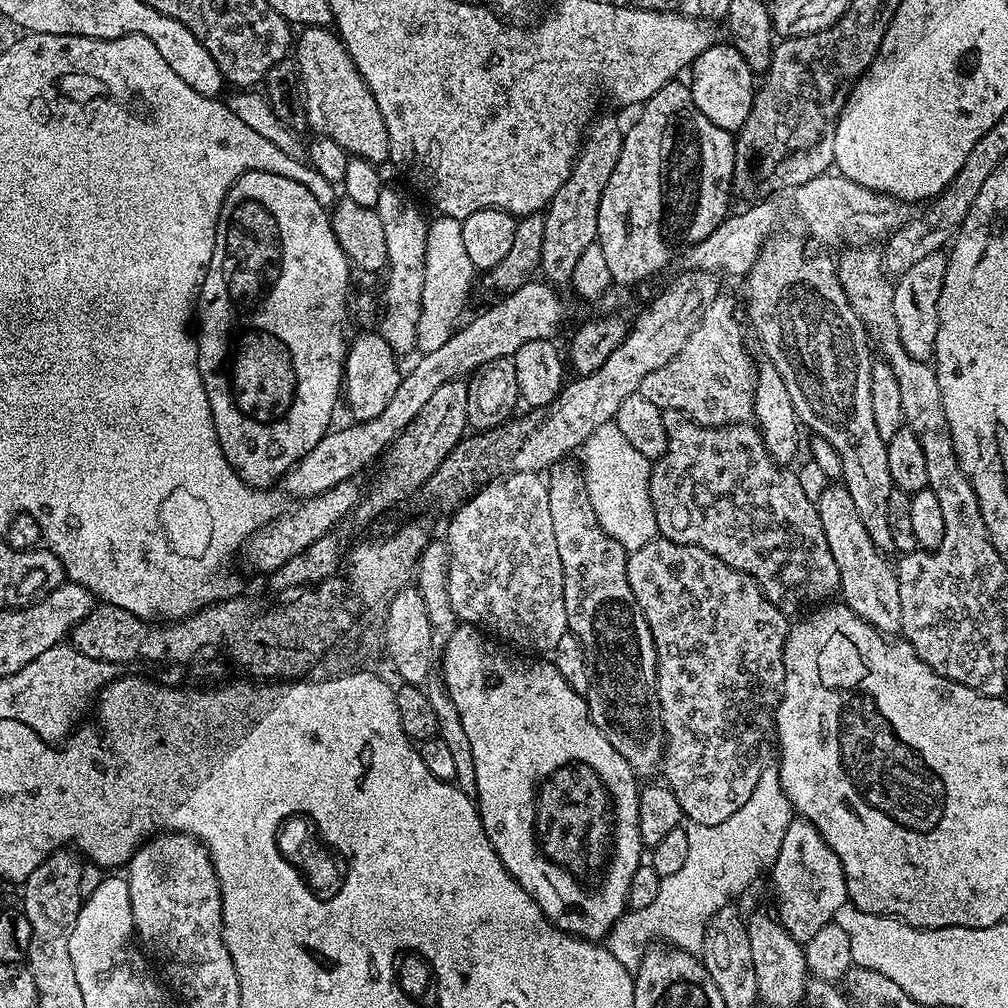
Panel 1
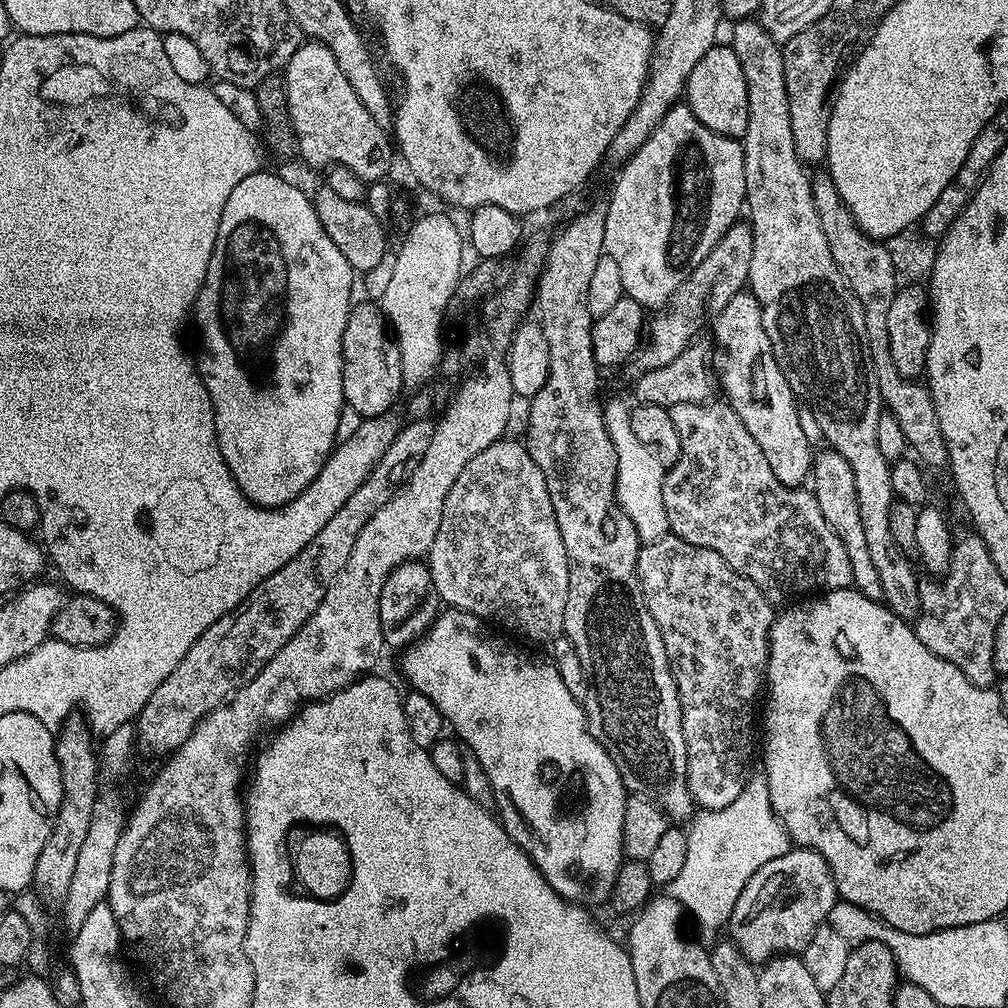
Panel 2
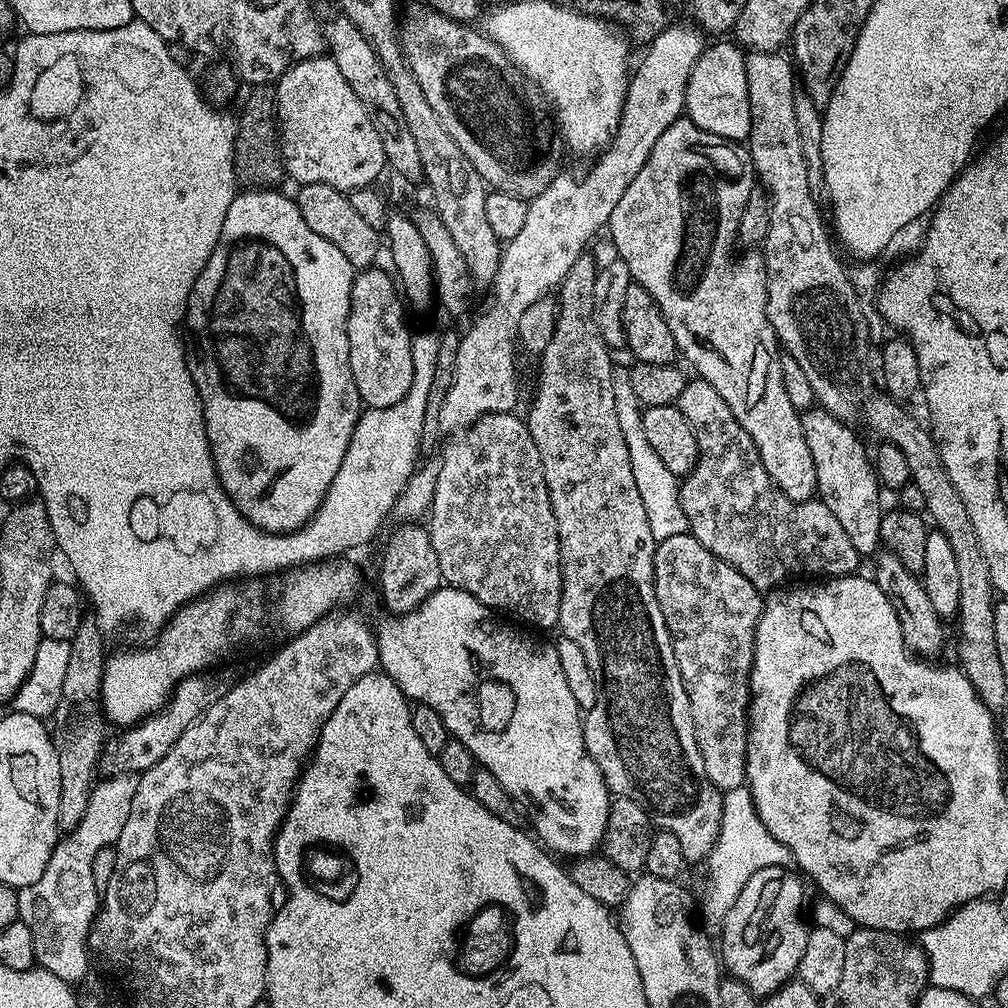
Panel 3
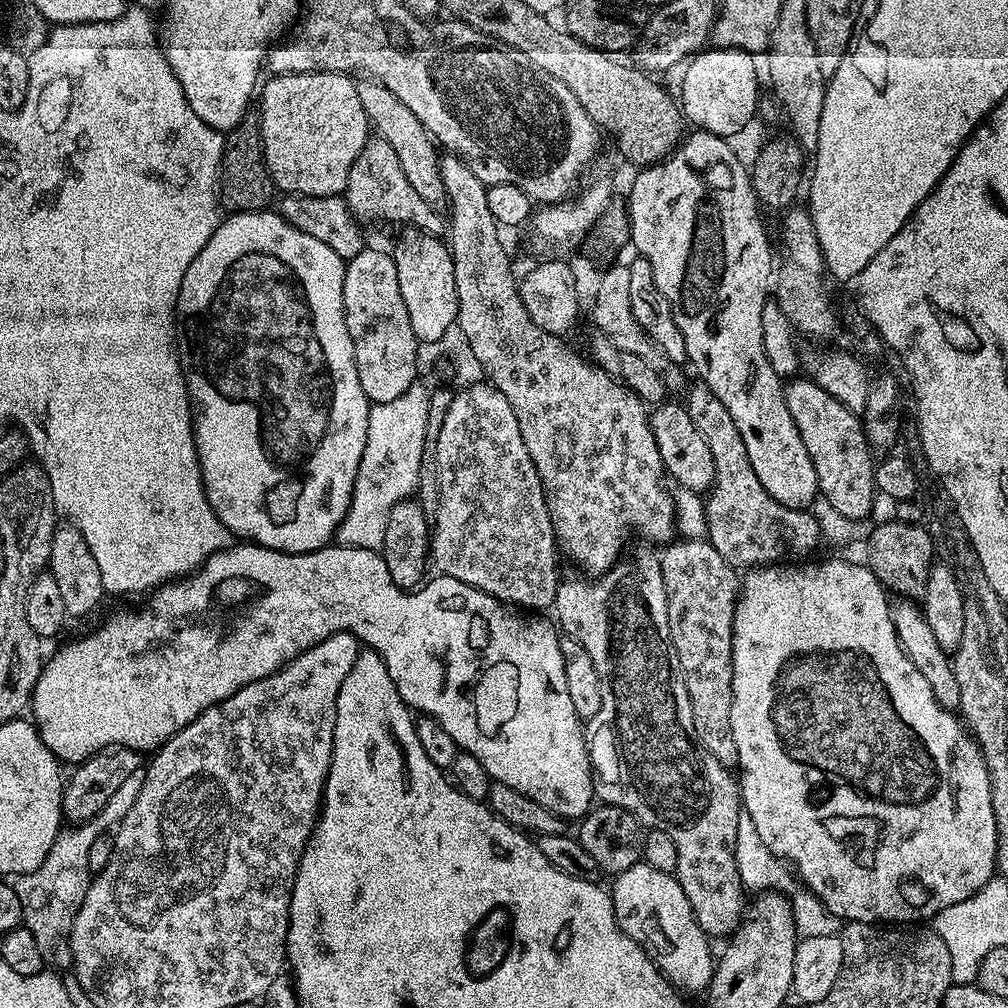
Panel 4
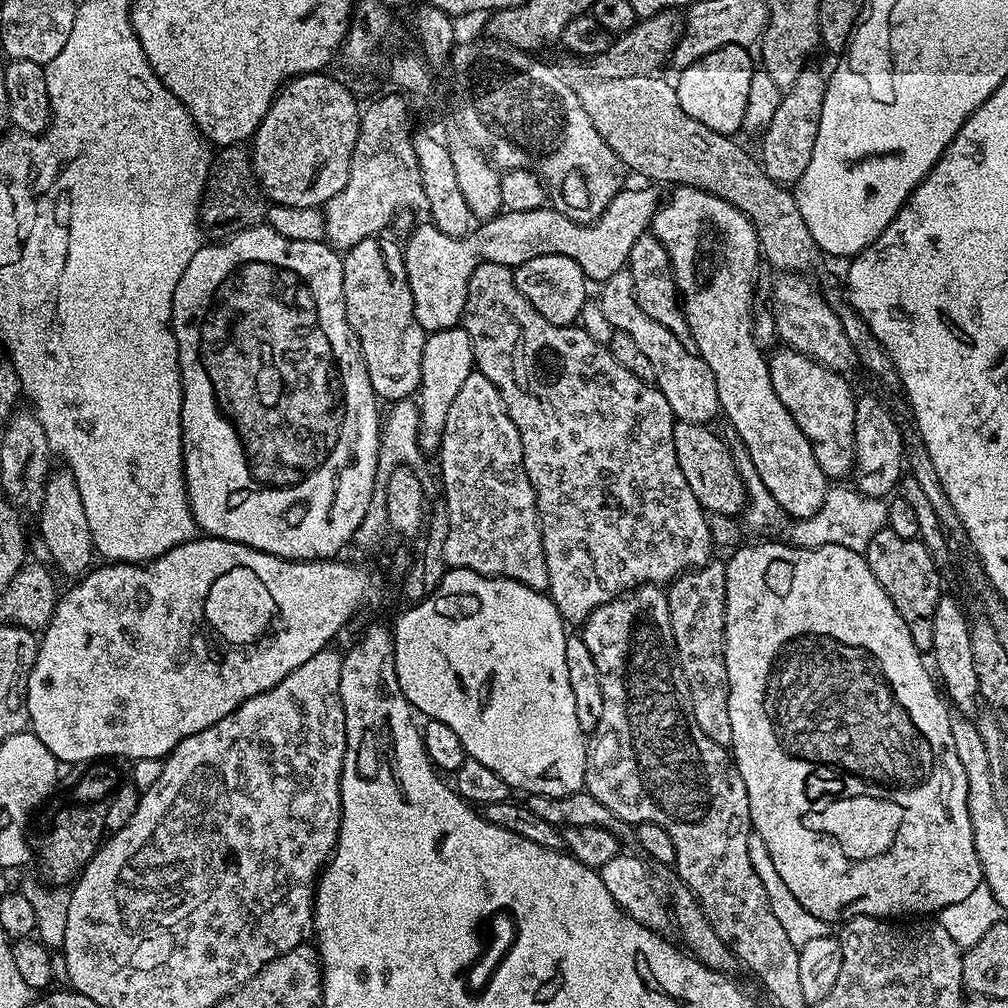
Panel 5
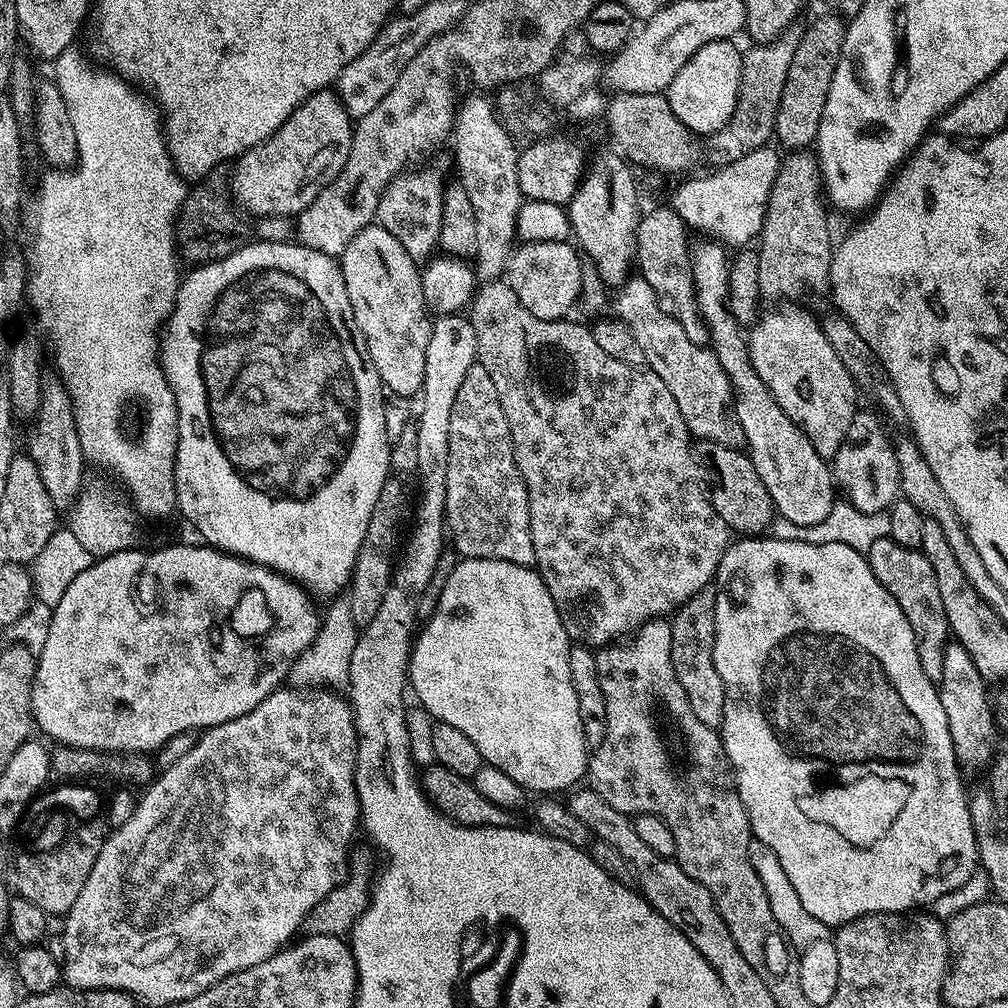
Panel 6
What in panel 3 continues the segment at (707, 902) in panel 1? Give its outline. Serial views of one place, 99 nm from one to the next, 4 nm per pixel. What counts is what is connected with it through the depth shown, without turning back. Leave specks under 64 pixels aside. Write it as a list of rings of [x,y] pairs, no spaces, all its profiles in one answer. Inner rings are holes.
[[[746,786],[735,788],[723,793],[723,797],[724,809],[720,819],[718,838],[712,843],[712,850],[708,853],[706,861],[706,867],[708,867],[708,904],[717,914],[728,912],[730,906],[734,906],[734,902],[738,902],[738,894],[742,894],[742,886],[746,886],[746,882],[750,882],[750,878],[754,878],[754,874],[758,870],[770,866],[786,868],[790,864],[788,848],[782,846],[782,842],[778,842],[778,838],[774,838],[774,834],[770,834],[770,830],[766,830],[766,826],[762,826],[762,818],[758,818],[756,813],[752,791]]]

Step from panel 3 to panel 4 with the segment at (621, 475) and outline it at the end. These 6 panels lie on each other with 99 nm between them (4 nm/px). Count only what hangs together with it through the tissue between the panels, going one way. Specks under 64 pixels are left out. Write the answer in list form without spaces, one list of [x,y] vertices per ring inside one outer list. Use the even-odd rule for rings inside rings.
[[[651,547],[640,548],[633,556],[625,555],[617,560],[611,570],[597,575],[587,584],[584,580],[564,580],[561,579],[556,585],[556,603],[554,605],[555,623],[559,631],[565,636],[572,636],[590,654],[590,659],[594,661],[594,666],[598,670],[598,682],[602,682],[602,707],[598,709],[598,714],[586,728],[586,743],[588,746],[588,759],[592,761],[594,773],[594,796],[600,804],[617,804],[619,808],[630,810],[634,818],[638,818],[645,829],[657,828],[666,830],[670,834],[670,839],[674,841],[674,847],[678,849],[678,866],[674,873],[677,882],[686,890],[686,899],[690,902],[690,910],[694,910],[694,918],[698,926],[710,938],[716,936],[731,937],[732,933],[740,927],[746,916],[746,900],[744,895],[746,889],[744,883],[740,881],[738,874],[738,862],[736,861],[736,839],[738,838],[738,818],[742,814],[742,801],[740,798],[740,786],[737,777],[702,742],[698,742],[696,731],[694,730],[694,718],[690,710],[690,698],[686,694],[686,682],[682,678],[682,670],[678,662],[678,654],[674,650],[674,642],[670,638],[670,622],[668,621],[668,607],[666,606],[666,590],[662,582],[662,570],[660,569],[659,555]]]

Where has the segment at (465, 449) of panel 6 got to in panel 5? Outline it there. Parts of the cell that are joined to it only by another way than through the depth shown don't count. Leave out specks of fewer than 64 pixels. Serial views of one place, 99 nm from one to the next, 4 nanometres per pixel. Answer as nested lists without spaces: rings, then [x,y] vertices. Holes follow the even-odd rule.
[[[473,370],[470,378],[466,378],[462,390],[458,390],[454,397],[450,414],[446,417],[446,430],[442,434],[438,459],[440,476],[444,479],[442,499],[448,507],[450,520],[450,534],[447,535],[445,546],[447,567],[465,568],[483,576],[501,576],[507,580],[522,582],[531,588],[547,589],[548,575],[542,550],[536,495],[526,474],[522,442],[499,390],[481,372]]]

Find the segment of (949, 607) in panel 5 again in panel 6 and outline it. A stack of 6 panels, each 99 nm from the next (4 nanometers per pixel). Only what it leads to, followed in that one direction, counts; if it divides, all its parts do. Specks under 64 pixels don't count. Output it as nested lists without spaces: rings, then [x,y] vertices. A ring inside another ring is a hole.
[[[949,642],[942,654],[942,678],[938,681],[938,691],[942,710],[946,710],[946,722],[950,726],[950,738],[954,742],[956,763],[964,770],[983,769],[997,751],[998,729],[988,688],[982,674],[978,674],[978,666],[974,666],[970,654],[966,654],[966,646]]]

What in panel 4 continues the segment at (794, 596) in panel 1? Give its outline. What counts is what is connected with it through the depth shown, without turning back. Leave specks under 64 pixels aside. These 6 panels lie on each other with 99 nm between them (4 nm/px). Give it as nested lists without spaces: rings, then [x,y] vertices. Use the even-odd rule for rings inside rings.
[[[703,382],[696,385],[688,392],[686,407],[690,418],[694,418],[694,426],[702,430],[706,438],[706,446],[710,446],[710,454],[714,454],[714,482],[706,493],[704,500],[704,513],[708,527],[707,540],[712,543],[714,550],[726,558],[726,562],[737,570],[751,570],[765,564],[779,564],[789,558],[800,558],[807,552],[815,550],[822,544],[820,521],[808,510],[782,506],[770,494],[766,494],[766,486],[758,482],[758,474],[754,474],[754,466],[750,466],[750,454],[746,454],[746,442],[742,442],[742,434],[738,434],[738,426],[734,426],[734,418],[730,418],[730,410],[722,406],[718,394],[710,390]]]

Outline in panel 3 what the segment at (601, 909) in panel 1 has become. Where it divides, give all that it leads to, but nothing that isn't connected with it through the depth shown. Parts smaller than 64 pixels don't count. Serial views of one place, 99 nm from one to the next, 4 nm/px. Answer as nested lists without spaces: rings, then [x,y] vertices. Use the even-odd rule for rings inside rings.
[[[441,586],[436,589],[434,594],[430,594],[430,598],[426,598],[426,602],[422,602],[412,612],[407,612],[405,616],[389,615],[388,620],[382,621],[378,626],[375,625],[376,645],[380,659],[379,667],[385,676],[389,676],[397,684],[409,701],[425,704],[430,706],[430,710],[436,711],[438,718],[442,718],[442,722],[446,722],[449,737],[462,742],[462,746],[466,746],[466,750],[470,750],[470,754],[474,754],[477,765],[490,770],[490,774],[494,774],[494,778],[498,778],[502,790],[506,790],[506,794],[510,794],[513,802],[520,805],[526,820],[532,823],[533,829],[531,828],[531,831],[534,833],[535,839],[549,853],[555,854],[557,857],[568,856],[567,858],[591,856],[601,847],[606,830],[606,818],[613,797],[602,778],[602,770],[598,770],[594,758],[584,745],[582,713],[578,702],[574,702],[574,694],[570,694],[570,685],[566,683],[566,674],[562,674],[562,662],[558,662],[556,645],[552,642],[539,644],[536,640],[527,640],[526,637],[519,636],[514,629],[499,624],[492,616],[495,616],[493,609],[478,602],[478,598],[474,598],[470,593],[462,591],[461,588]]]

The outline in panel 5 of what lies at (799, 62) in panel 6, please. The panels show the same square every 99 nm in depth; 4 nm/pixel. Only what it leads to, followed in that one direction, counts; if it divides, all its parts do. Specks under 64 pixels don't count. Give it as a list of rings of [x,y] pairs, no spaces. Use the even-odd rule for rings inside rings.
[[[806,66],[794,80],[794,86],[788,88],[780,97],[778,110],[770,118],[770,126],[762,133],[764,140],[760,144],[758,159],[764,166],[764,173],[775,182],[785,186],[794,186],[806,166],[810,166],[810,157],[814,154],[814,138],[818,138],[818,122],[822,114],[822,98],[826,83],[825,73],[812,66]]]

